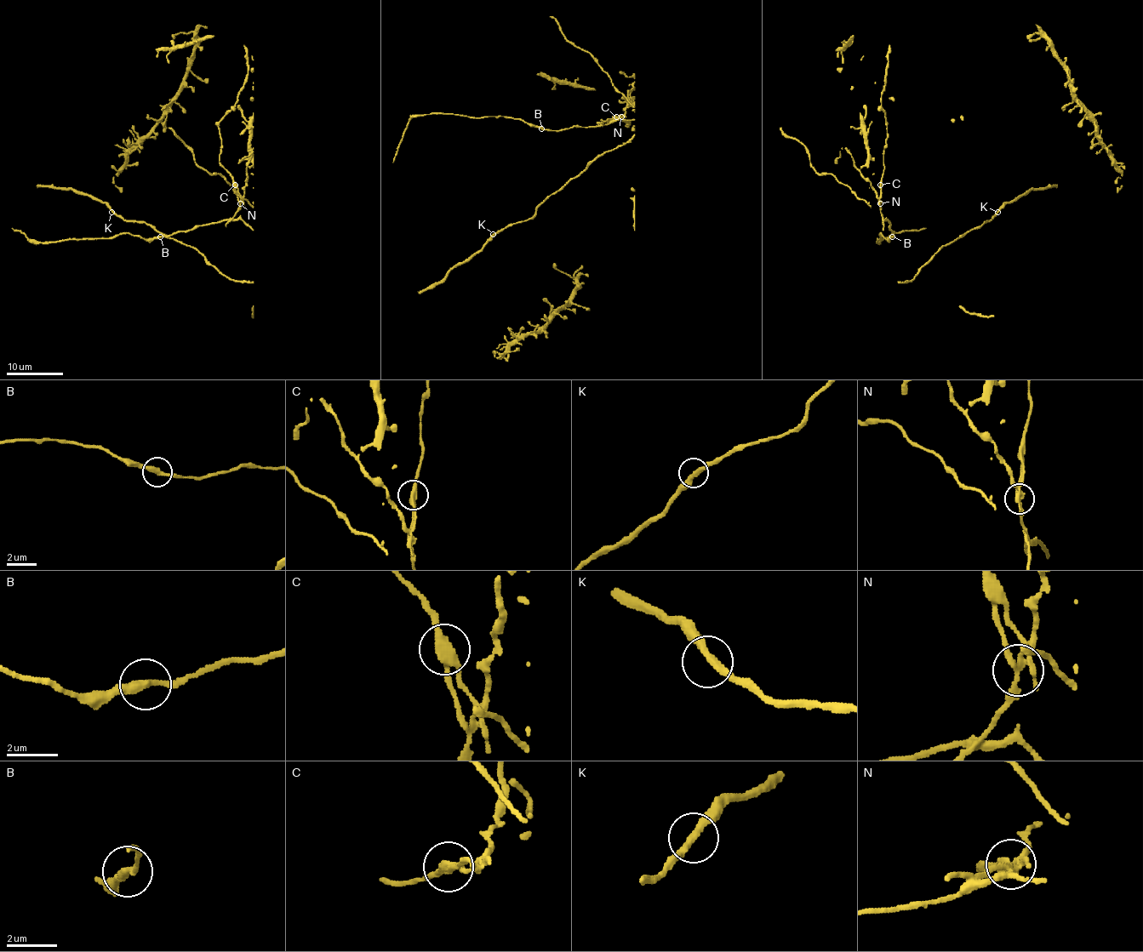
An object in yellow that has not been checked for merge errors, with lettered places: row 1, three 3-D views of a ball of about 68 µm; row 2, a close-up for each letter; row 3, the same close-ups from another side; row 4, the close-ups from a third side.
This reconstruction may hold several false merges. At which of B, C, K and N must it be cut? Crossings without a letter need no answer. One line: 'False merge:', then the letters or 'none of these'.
False merge: C, N

